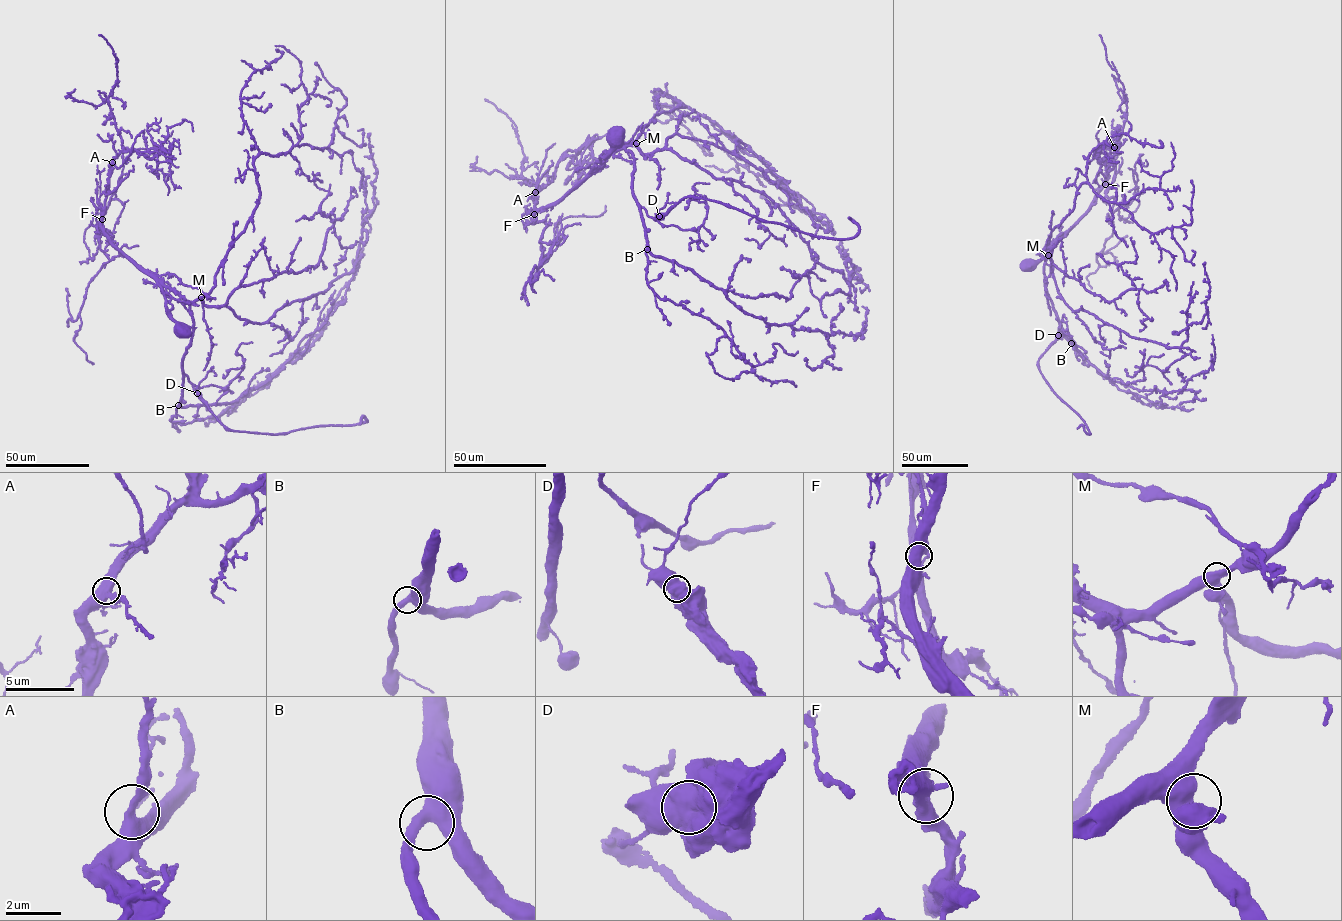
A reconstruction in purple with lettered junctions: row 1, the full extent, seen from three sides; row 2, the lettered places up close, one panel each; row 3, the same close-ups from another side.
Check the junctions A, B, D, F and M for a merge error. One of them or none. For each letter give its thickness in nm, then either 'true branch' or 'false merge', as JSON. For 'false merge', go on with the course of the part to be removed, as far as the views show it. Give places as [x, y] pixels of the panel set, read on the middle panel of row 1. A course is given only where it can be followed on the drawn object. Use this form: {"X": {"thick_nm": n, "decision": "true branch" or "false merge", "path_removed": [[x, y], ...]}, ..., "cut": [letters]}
{"A": {"thick_nm": 460, "decision": "true branch"}, "B": {"thick_nm": 500, "decision": "true branch"}, "D": {"thick_nm": 950, "decision": "false merge", "path_removed": [[659, 216], [679, 200], [697, 197], [715, 200], [804, 232], [834, 239], [856, 236], [858, 226], [848, 218]]}, "F": {"thick_nm": 650, "decision": "true branch"}, "M": {"thick_nm": 550, "decision": "true branch"}, "cut": ["D"]}

